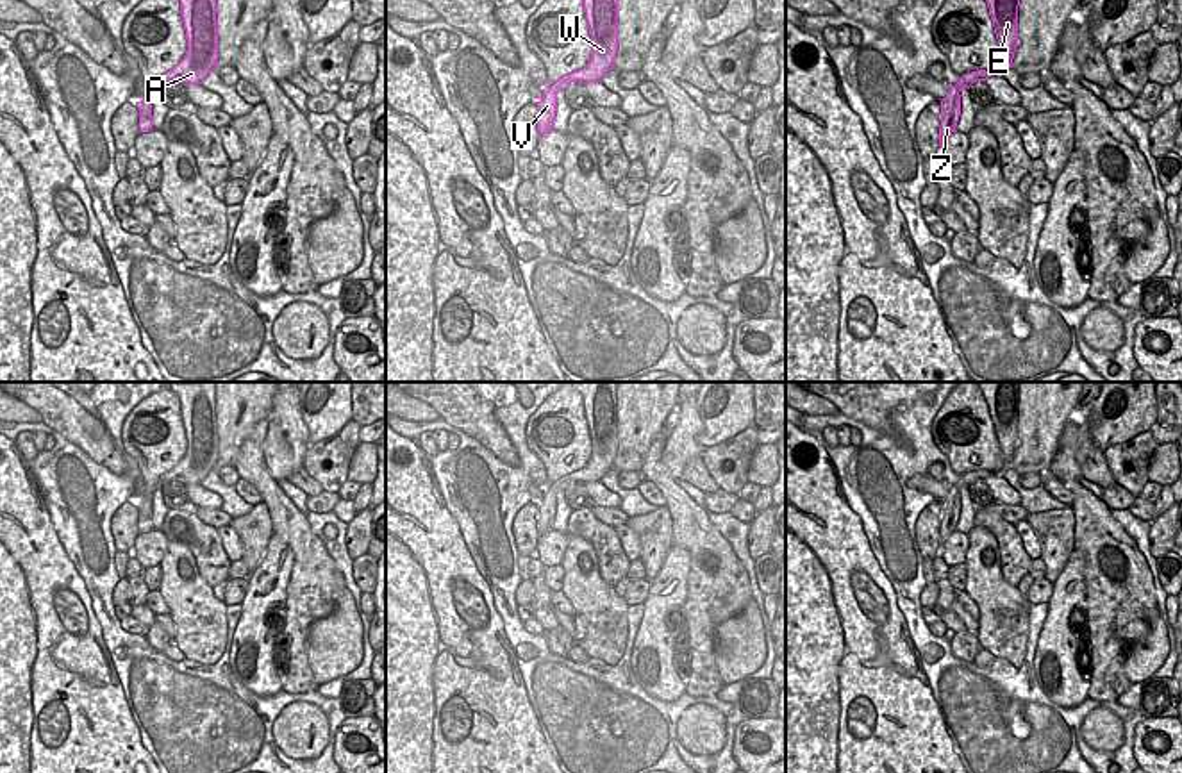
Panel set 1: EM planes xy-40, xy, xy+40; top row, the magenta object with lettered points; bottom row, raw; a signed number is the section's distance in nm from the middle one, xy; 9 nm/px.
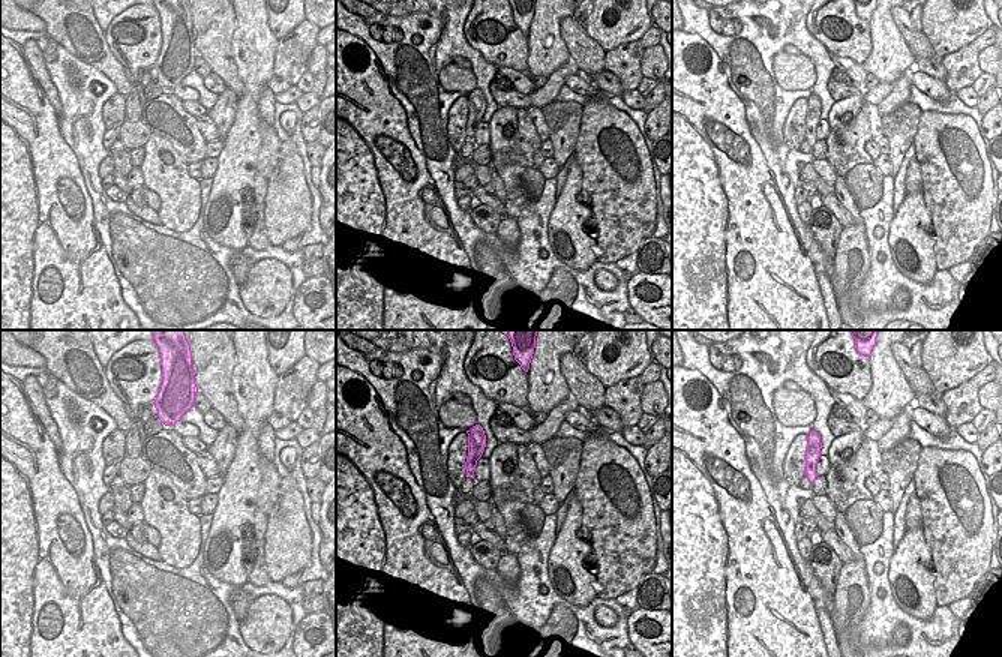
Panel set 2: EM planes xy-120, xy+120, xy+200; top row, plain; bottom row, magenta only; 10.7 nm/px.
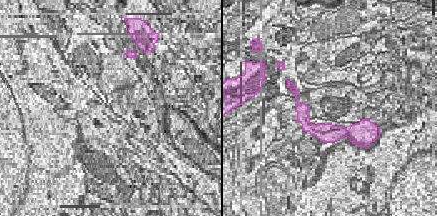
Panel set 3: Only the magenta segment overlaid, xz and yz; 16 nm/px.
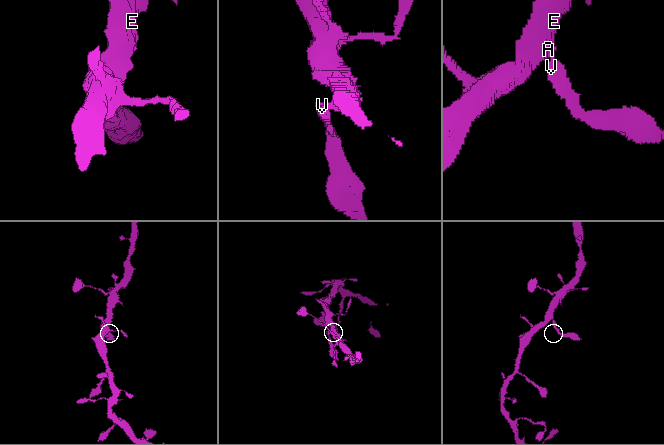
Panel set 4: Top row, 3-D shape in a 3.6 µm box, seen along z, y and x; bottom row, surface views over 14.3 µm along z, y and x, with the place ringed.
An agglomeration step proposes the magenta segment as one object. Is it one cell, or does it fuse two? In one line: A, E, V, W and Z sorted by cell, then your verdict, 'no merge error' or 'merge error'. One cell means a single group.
A E V W Z; no merge error

